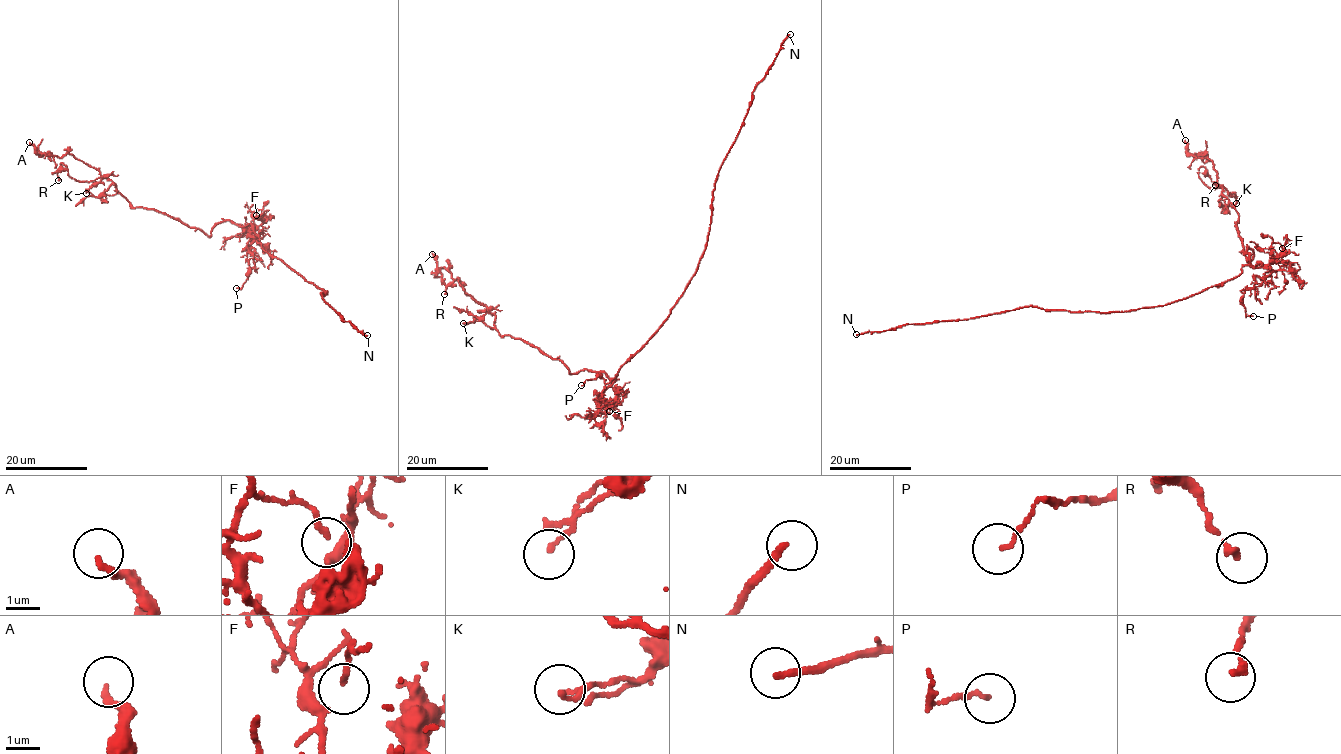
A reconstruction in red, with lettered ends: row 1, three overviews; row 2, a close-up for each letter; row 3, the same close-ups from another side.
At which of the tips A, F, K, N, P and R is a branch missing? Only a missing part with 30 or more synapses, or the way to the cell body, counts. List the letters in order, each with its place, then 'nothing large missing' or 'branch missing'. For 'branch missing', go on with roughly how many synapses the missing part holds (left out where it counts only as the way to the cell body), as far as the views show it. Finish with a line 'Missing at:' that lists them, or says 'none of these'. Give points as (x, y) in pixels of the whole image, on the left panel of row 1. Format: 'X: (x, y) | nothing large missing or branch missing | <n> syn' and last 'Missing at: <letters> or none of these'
A: (29, 142) | nothing large missing
F: (256, 215) | nothing large missing
K: (86, 193) | nothing large missing
N: (367, 335) | branch missing
P: (236, 288) | nothing large missing
R: (58, 180) | nothing large missing
Missing at: N

